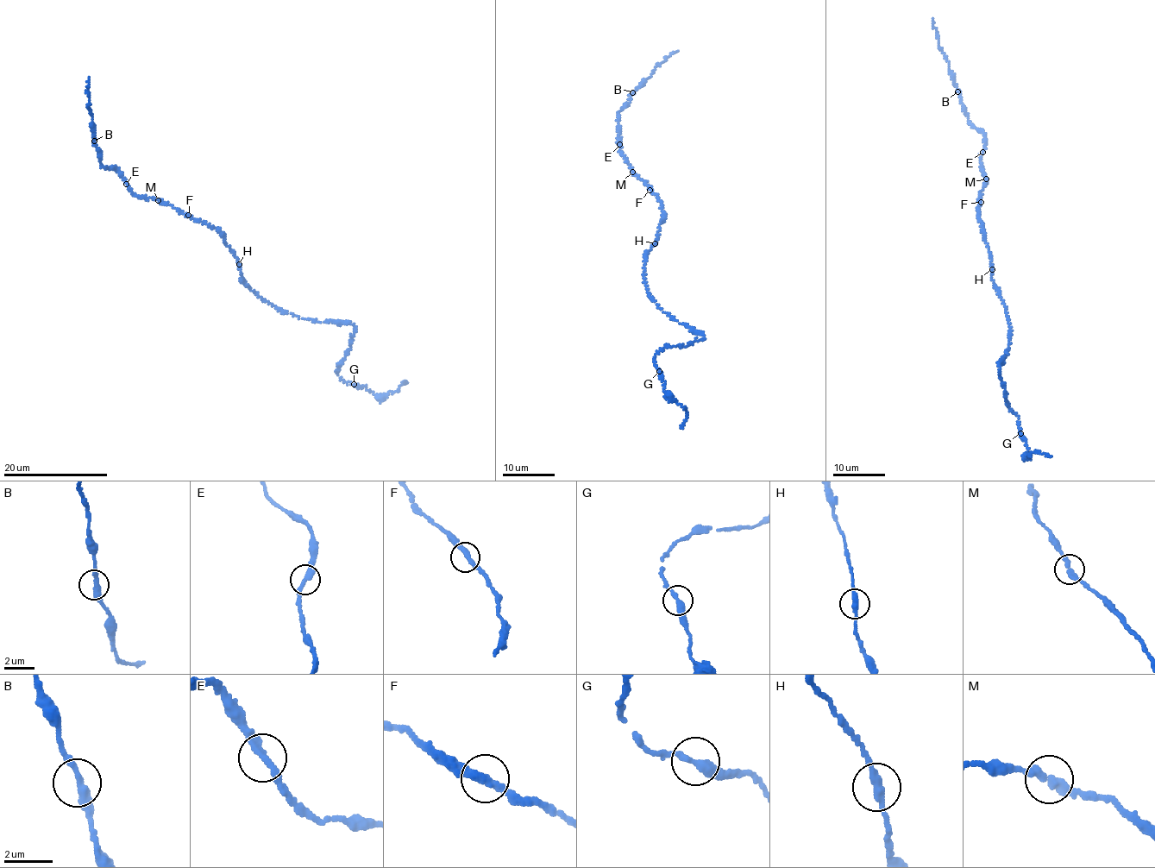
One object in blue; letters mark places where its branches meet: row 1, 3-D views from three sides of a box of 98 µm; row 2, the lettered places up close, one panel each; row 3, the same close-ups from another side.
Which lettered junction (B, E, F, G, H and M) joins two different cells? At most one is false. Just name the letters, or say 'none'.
none

